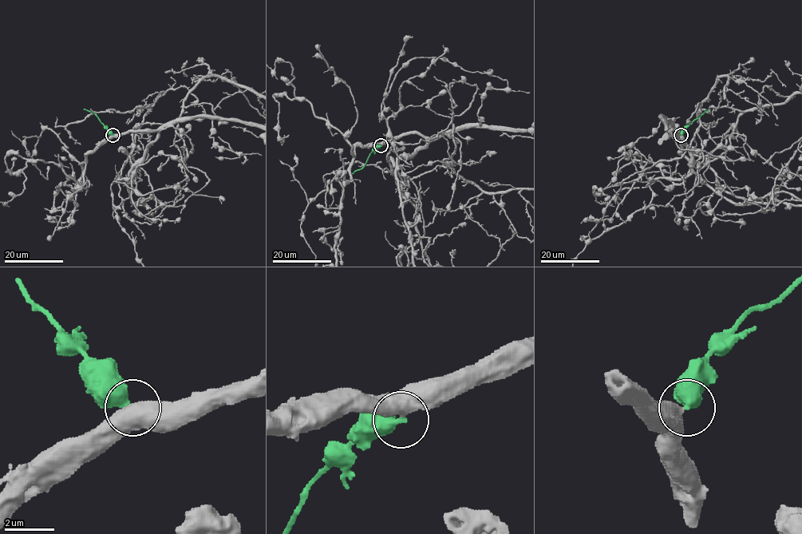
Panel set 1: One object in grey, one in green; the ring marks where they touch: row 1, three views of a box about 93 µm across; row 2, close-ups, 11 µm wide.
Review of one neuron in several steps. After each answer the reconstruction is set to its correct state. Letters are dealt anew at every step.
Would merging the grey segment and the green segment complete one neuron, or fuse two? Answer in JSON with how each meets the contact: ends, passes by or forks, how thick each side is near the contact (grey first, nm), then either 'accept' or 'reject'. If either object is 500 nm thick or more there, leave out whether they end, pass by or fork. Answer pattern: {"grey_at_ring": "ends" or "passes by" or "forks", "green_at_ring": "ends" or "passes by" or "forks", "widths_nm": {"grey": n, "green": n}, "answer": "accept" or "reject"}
{"widths_nm": {"grey": 650, "green": 500}, "answer": "accept"}

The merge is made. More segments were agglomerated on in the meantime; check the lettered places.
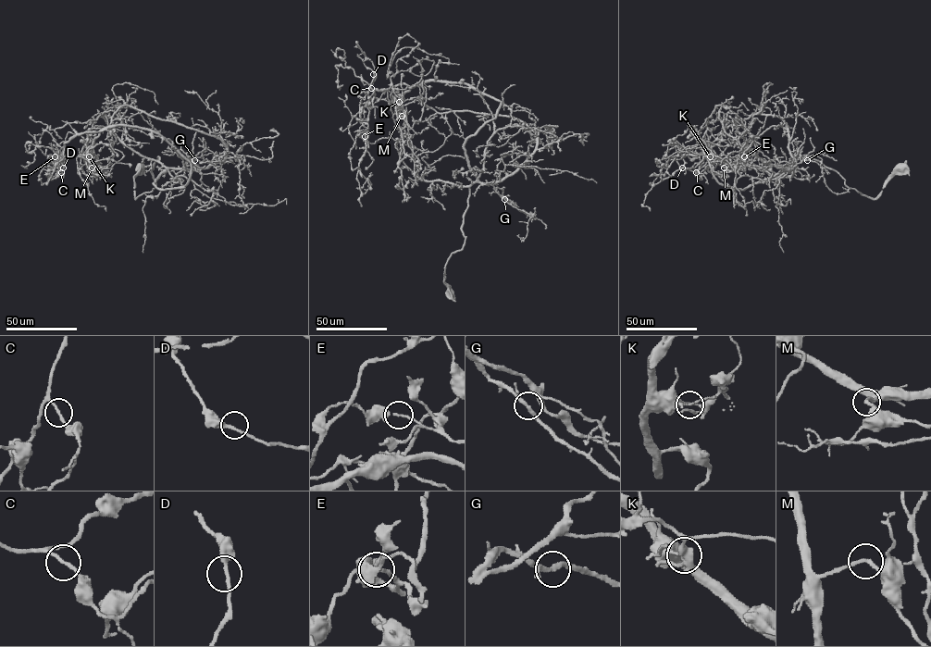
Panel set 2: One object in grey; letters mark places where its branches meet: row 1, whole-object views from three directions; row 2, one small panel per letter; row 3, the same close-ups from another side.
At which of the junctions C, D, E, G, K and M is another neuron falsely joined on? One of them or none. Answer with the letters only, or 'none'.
K

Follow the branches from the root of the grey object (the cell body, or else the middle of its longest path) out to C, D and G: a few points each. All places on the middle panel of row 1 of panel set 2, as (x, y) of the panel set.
C: (450, 293), (469, 188), (406, 166), (402, 114), (366, 142), (371, 89)
D: (450, 293), (469, 188), (406, 166), (402, 114), (366, 142), (373, 74)
G: (450, 293), (445, 266), (464, 245), (469, 187), (476, 182), (491, 184), (504, 200)

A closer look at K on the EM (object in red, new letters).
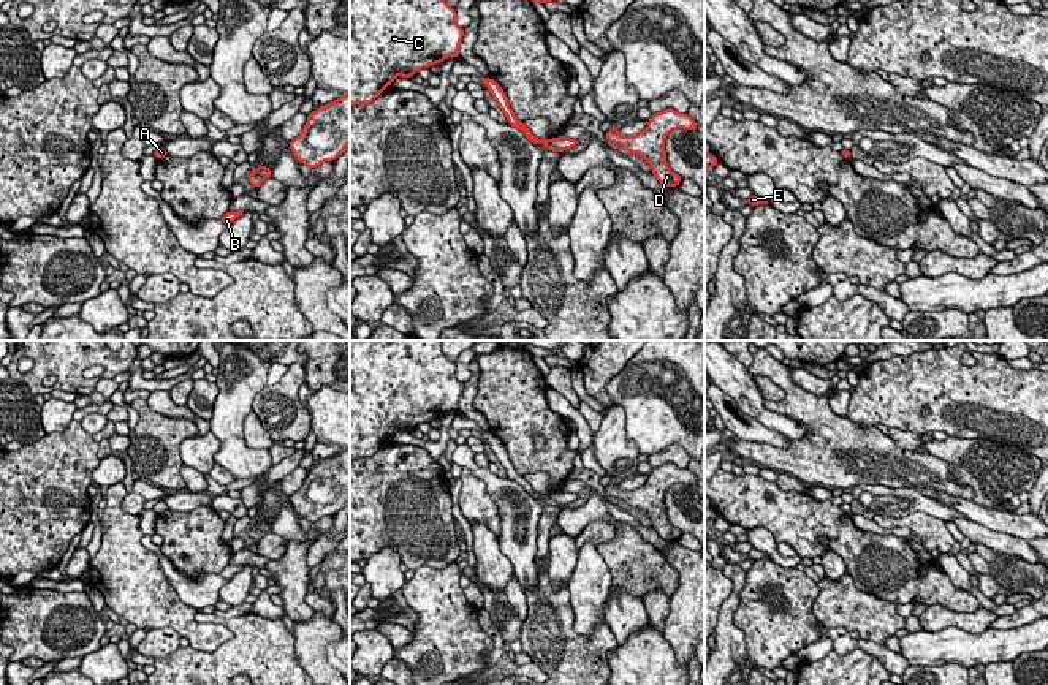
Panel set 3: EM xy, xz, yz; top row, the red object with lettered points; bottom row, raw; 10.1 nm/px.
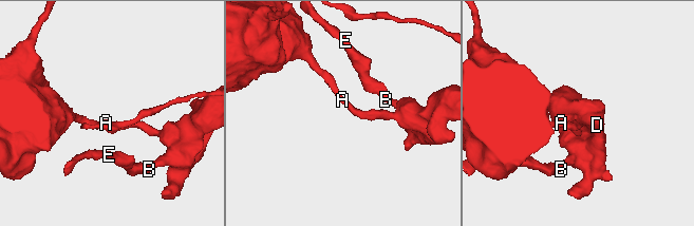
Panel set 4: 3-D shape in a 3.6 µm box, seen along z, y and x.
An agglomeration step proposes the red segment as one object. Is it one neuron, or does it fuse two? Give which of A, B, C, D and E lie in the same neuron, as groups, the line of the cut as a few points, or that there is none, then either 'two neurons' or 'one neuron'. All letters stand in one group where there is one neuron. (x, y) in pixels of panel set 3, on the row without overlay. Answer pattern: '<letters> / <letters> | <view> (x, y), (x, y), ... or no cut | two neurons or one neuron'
A C / B D E | xz (523, 478), (520, 483) | two neurons

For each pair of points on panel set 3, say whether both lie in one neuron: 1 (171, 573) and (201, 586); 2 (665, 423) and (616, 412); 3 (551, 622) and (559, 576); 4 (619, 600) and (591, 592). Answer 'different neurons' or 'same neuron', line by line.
1: same neuron
2: different neurons
3: different neurons
4: different neurons

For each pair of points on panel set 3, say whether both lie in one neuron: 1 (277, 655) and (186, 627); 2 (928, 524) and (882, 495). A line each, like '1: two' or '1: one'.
1: two
2: two

